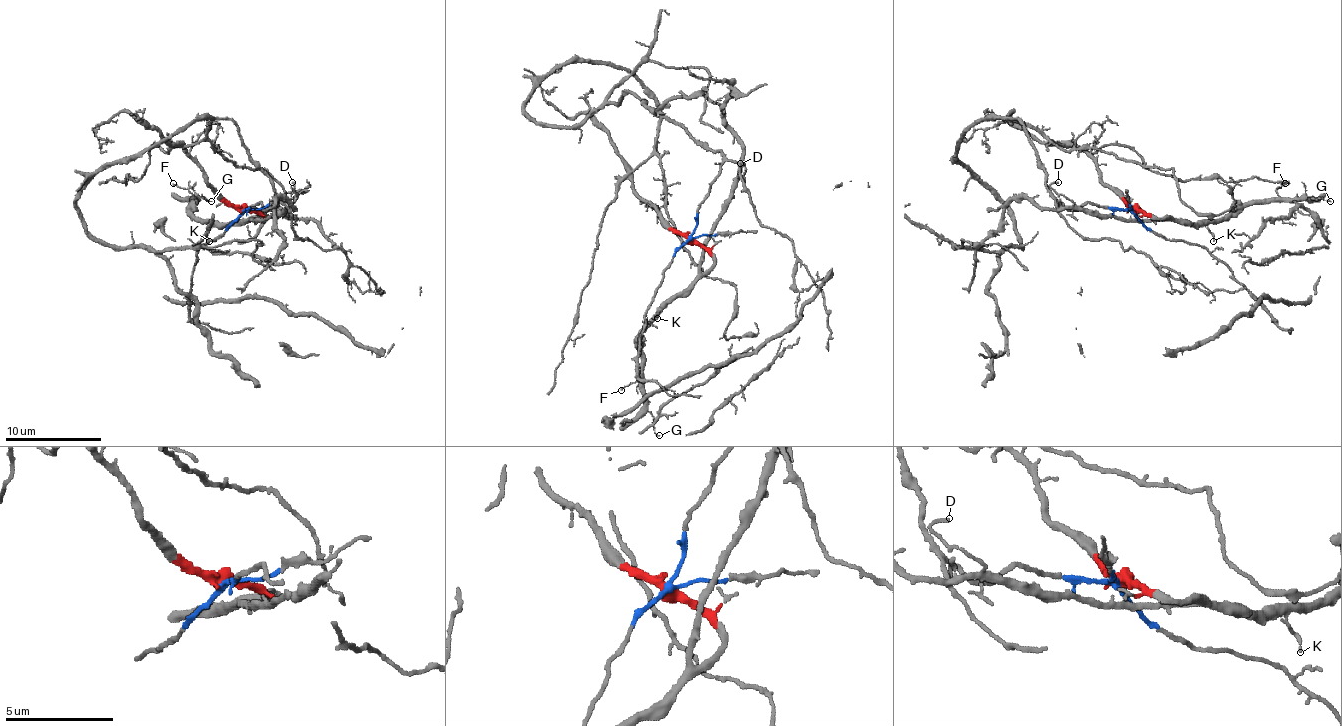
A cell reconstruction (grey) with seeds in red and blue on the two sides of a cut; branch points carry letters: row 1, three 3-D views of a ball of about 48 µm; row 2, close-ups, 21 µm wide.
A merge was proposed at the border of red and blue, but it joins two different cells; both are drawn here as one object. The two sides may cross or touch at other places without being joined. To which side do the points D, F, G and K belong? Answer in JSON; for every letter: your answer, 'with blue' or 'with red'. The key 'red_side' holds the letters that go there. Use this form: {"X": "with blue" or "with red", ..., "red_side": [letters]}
{"D": "with red", "F": "with red", "G": "with red", "K": "with red", "red_side": ["D", "F", "G", "K"]}

